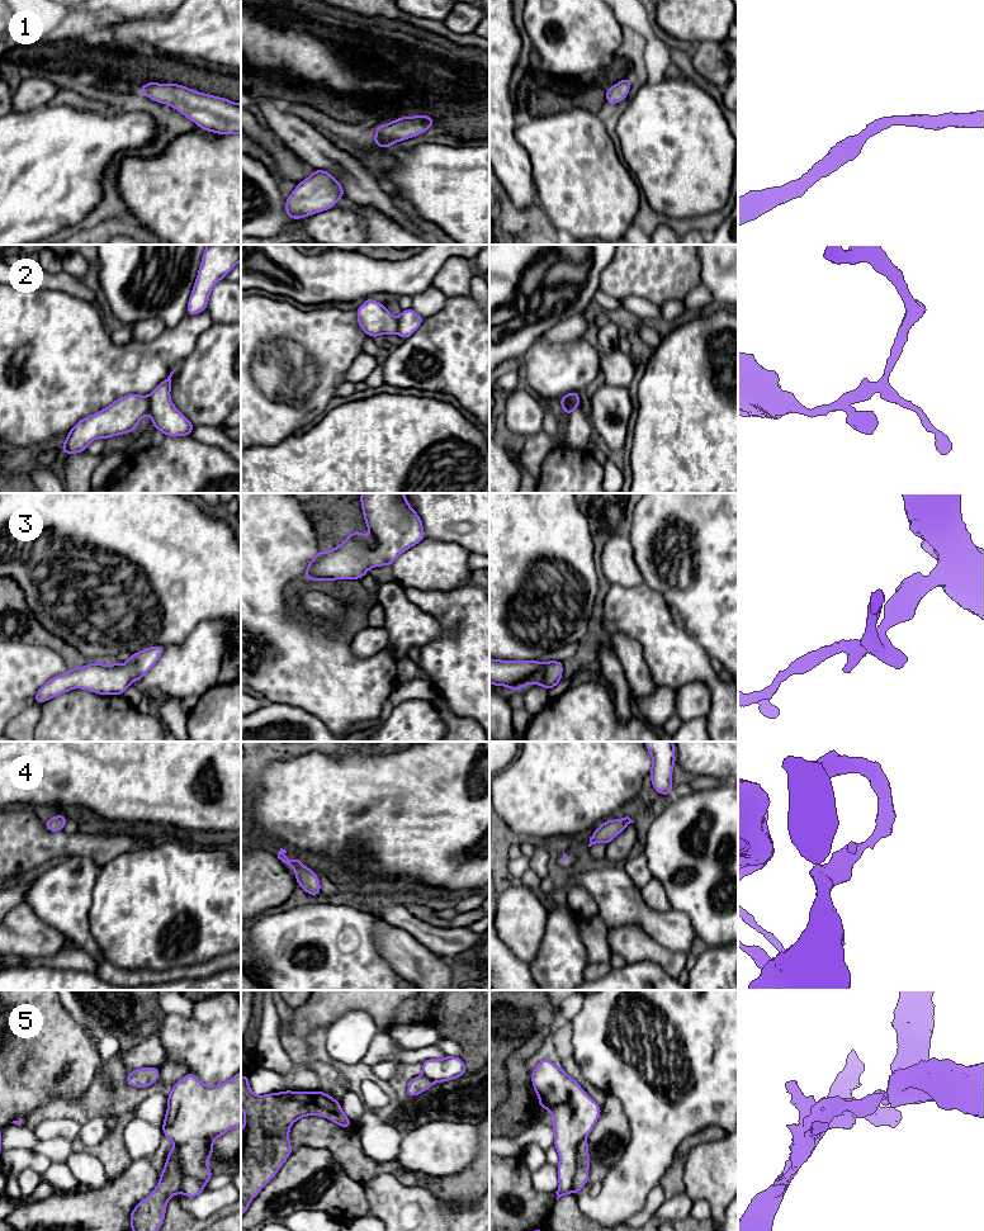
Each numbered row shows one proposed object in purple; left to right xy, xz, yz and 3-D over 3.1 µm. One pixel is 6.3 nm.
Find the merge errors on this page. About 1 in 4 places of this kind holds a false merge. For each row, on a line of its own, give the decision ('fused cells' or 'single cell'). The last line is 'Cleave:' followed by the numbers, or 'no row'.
1: single cell
2: fused cells
3: single cell
4: single cell
5: fused cells
Cleave: 2, 5

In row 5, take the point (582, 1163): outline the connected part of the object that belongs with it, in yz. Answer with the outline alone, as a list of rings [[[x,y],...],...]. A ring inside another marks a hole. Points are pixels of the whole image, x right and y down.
[[[587,1140],[579,1142],[577,1147],[577,1160],[576,1160],[576,1175],[573,1179],[573,1193],[578,1193],[582,1190],[585,1184],[588,1180],[590,1173],[590,1155],[588,1155],[588,1144]]]

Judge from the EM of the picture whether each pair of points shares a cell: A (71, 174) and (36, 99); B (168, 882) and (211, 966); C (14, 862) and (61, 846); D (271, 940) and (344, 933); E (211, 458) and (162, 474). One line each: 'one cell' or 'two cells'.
A: two cells
B: two cells
C: one cell
D: one cell
E: one cell

